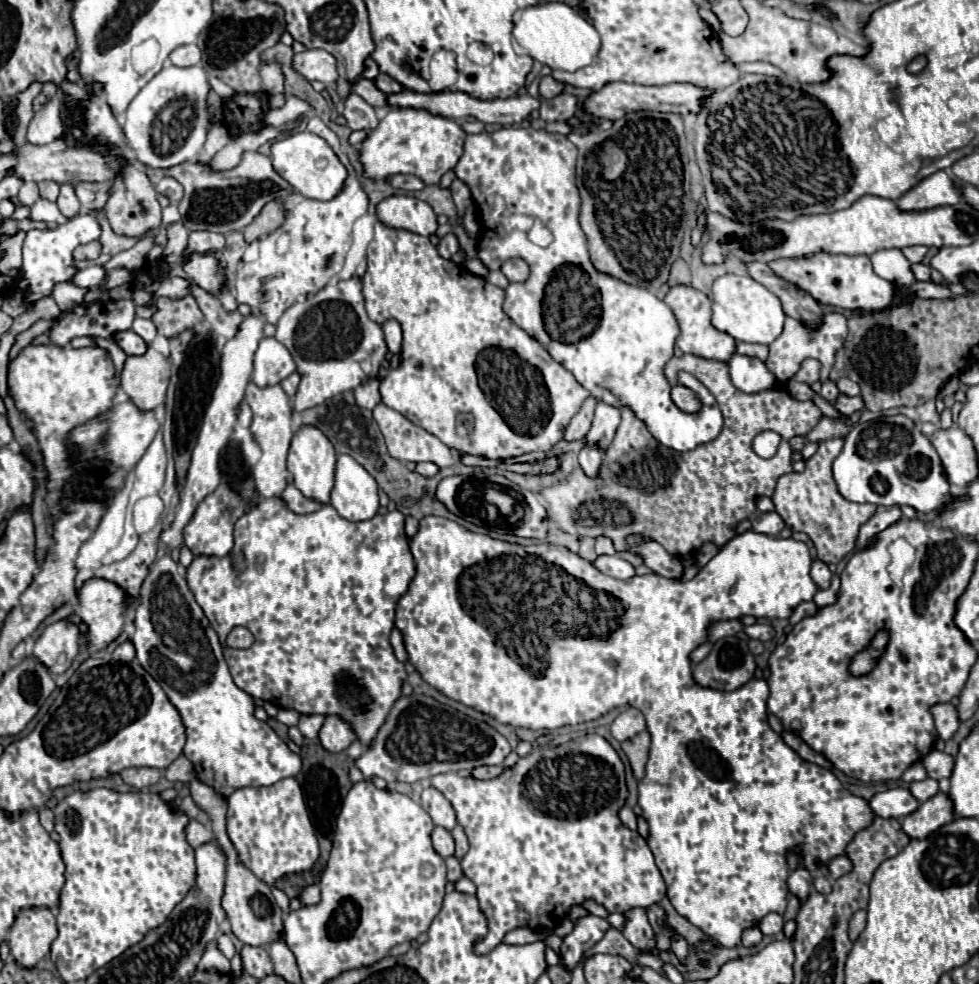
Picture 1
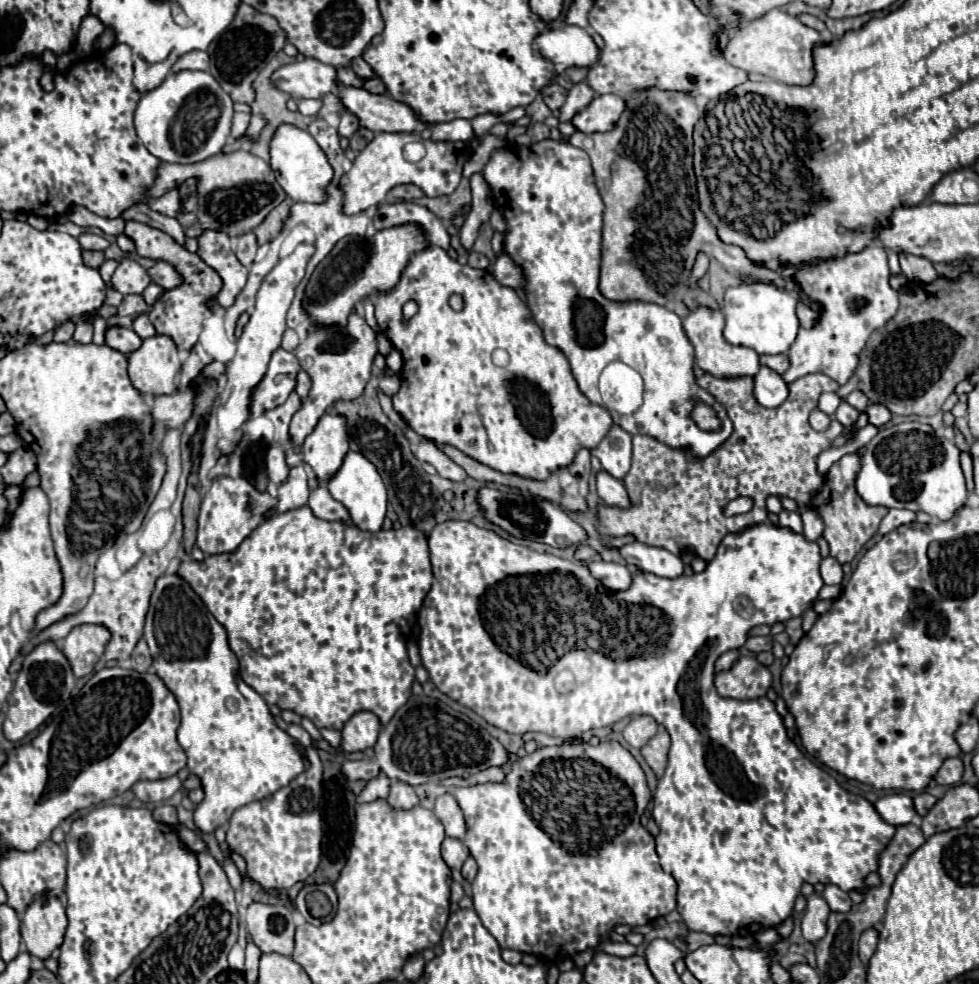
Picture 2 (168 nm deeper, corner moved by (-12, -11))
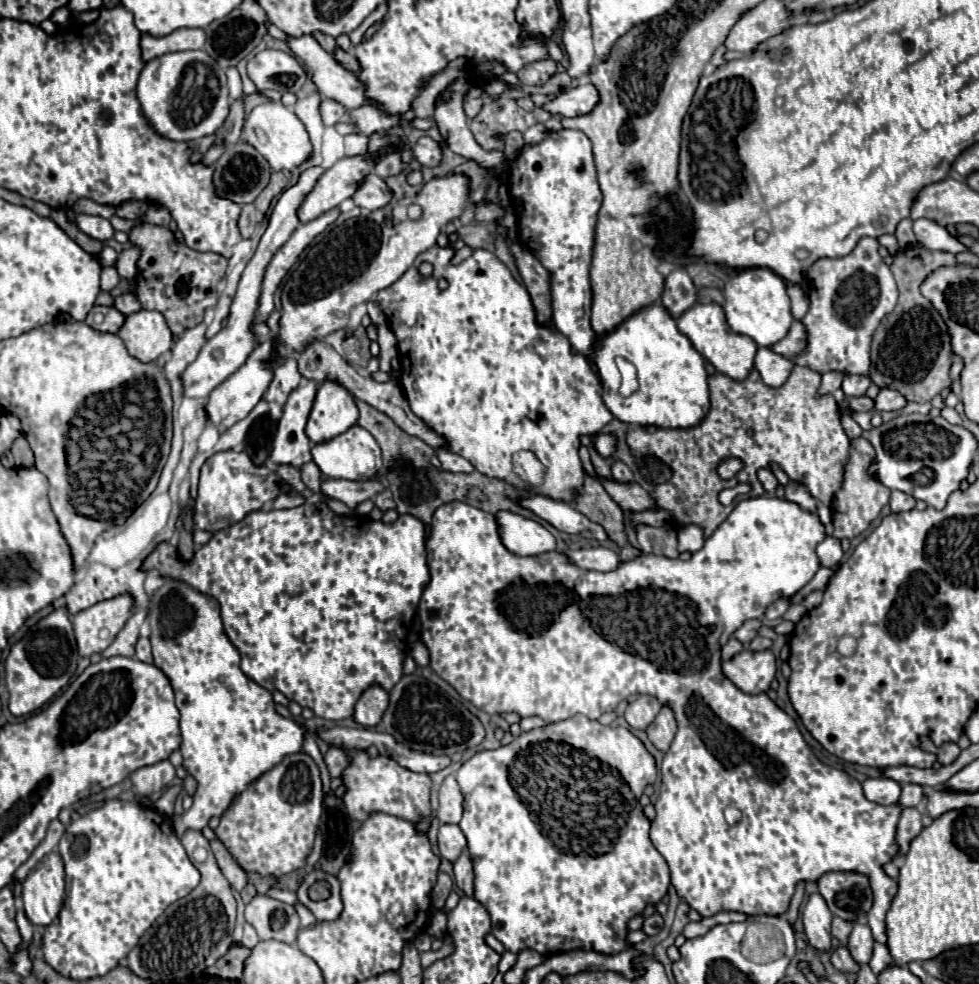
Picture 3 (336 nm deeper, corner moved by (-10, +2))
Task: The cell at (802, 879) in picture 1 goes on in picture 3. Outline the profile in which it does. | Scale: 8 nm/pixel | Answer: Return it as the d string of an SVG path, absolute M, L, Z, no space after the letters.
M813 893L803 911L803 925L809 943L817 949L831 949L831 919L829 907L819 893Z

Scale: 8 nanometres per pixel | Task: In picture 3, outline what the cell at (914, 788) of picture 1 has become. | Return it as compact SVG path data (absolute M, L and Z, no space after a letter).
M903 785L903 791L901 791L901 805L903 807L917 807L917 803L923 799L923 787L921 785Z

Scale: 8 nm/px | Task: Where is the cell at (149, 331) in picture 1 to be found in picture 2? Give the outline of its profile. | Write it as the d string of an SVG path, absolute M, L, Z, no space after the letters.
M139 314L135 320L133 320L133 326L131 326L141 338L151 338L151 334L155 334L155 328L151 326L147 314Z

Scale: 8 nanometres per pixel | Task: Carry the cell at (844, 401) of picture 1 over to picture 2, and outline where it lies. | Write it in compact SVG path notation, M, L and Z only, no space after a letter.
M871 404L871 406L867 406L865 412L869 414L869 422L875 426L883 426L891 420L891 412L883 404Z

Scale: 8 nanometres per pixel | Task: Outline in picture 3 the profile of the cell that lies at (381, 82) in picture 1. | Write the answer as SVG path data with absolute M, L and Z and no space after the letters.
M337 49L337 51L335 51L335 59L337 59L345 69L349 69L349 71L353 71L353 73L359 73L359 71L361 71L361 65L359 65L359 61L355 59L353 53L347 53L347 51L343 51L343 49Z

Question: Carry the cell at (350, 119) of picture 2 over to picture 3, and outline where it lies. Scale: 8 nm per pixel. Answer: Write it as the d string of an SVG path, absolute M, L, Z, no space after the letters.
M323 99L321 101L321 117L325 125L335 125L345 117L347 109L343 105L337 105L337 101L333 99Z

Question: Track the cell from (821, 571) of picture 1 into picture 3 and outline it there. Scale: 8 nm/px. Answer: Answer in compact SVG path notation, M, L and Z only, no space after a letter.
M825 537L819 545L817 545L817 555L819 555L819 561L823 567L837 567L841 557L843 557L843 551L841 551L841 545L839 545L839 539L835 537Z

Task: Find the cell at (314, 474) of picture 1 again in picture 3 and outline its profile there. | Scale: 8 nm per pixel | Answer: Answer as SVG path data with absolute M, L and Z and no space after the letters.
M325 381L315 397L305 433L311 443L325 443L357 423L359 411L353 395L339 383Z

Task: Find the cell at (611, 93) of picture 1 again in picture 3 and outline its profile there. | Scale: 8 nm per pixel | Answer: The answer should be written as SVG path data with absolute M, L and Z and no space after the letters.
M581 83L573 89L567 89L559 93L553 101L545 103L543 109L551 115L561 117L579 117L585 113L591 113L597 107L597 87L593 83Z

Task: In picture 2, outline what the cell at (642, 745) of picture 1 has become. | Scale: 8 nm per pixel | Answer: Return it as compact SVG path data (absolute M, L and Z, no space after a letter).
M661 726L659 732L641 748L643 758L645 758L647 764L653 768L653 772L657 774L657 778L661 778L663 772L665 772L667 752L669 752L669 734L667 734L667 730Z

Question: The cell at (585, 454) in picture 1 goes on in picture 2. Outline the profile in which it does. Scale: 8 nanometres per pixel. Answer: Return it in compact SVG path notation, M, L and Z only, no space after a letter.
M607 472L597 474L597 492L599 492L599 498L607 506L615 506L615 508L629 508L631 506L623 482L617 478L611 478L611 474L607 474Z

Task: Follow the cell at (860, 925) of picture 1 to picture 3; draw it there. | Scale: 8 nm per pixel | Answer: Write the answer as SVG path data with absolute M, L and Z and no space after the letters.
M853 925L853 931L849 935L849 943L847 943L853 959L857 963L869 963L871 959L871 951L873 951L873 935L871 935L871 929L869 925Z

